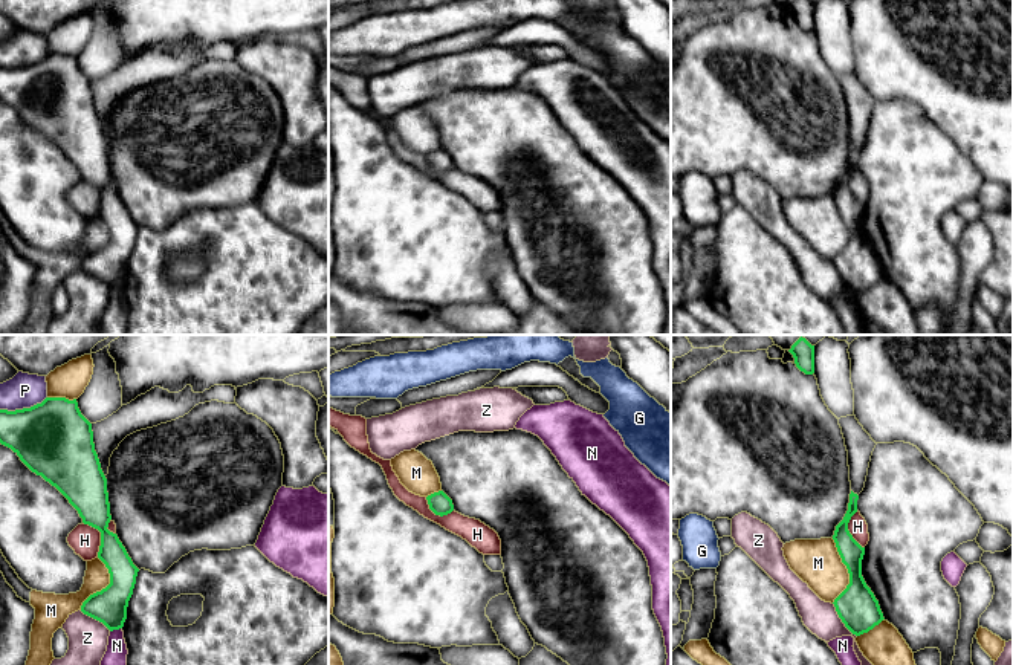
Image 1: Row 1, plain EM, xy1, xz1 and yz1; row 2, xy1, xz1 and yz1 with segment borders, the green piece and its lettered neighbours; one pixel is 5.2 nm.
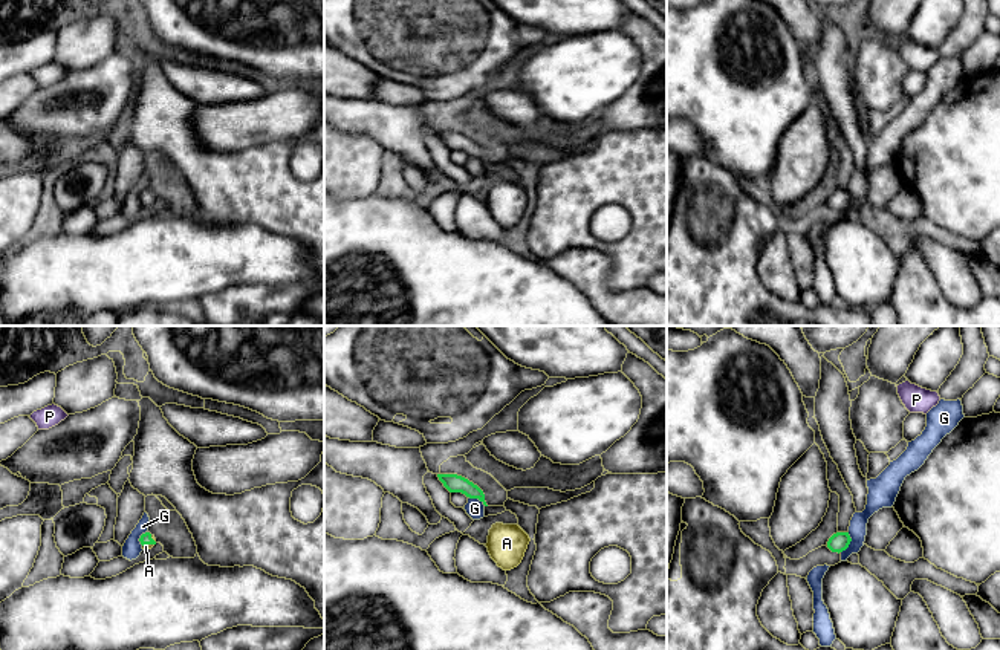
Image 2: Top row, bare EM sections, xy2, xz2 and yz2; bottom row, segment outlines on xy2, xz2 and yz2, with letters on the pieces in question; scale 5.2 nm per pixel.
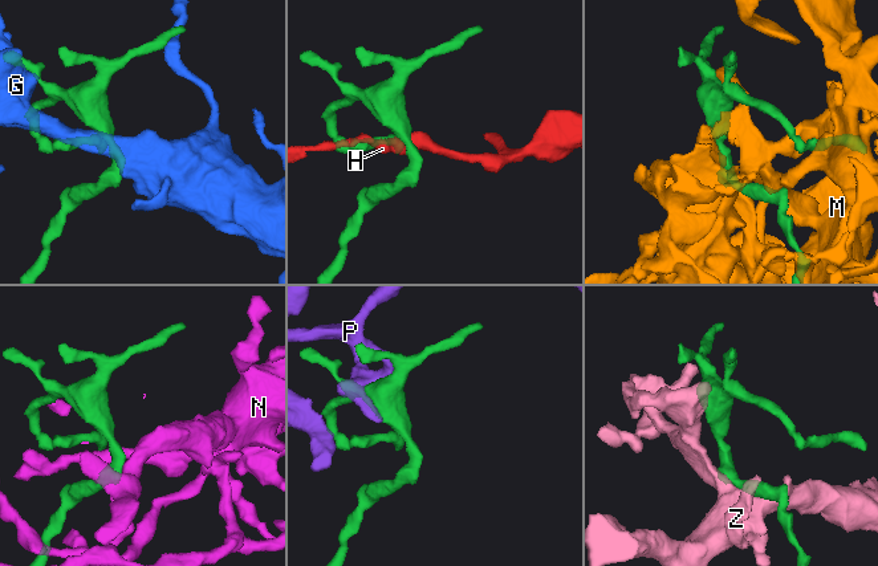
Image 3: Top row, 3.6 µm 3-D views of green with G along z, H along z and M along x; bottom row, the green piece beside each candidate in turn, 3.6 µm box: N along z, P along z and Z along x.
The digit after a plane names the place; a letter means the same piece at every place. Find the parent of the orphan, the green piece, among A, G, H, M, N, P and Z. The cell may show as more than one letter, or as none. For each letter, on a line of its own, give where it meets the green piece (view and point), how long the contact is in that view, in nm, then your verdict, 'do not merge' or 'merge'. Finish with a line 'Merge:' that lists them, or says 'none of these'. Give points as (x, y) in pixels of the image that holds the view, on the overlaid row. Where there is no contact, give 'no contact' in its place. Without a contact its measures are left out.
A: contact xy2 (152, 543); length 80 nm; merge
G: contact yz2 (849, 543); length 120 nm; do not merge
H: contact xy1 (101, 537); length 200 nm; do not merge
M: contact yz1 (848, 570); length 340 nm; do not merge
N: contact xy1 (115, 629); length 70 nm; do not merge
P: contact xy1 (23, 408); length 260 nm; do not merge
Z: contact yz1 (841, 618); length 220 nm; do not merge
Merge: A

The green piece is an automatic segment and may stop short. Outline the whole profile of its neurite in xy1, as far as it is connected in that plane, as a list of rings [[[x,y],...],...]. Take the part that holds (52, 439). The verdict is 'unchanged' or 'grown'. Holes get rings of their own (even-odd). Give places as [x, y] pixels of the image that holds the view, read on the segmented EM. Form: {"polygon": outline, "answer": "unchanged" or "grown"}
{"polygon": [[[46,397],[31,408],[0,410],[0,443],[11,448],[32,472],[55,486],[78,511],[84,524],[101,532],[98,558],[108,569],[110,584],[90,595],[81,611],[102,622],[110,631],[122,628],[139,569],[118,535],[107,529],[112,520],[107,478],[95,451],[92,423],[81,414],[76,399]]], "answer": "unchanged"}

